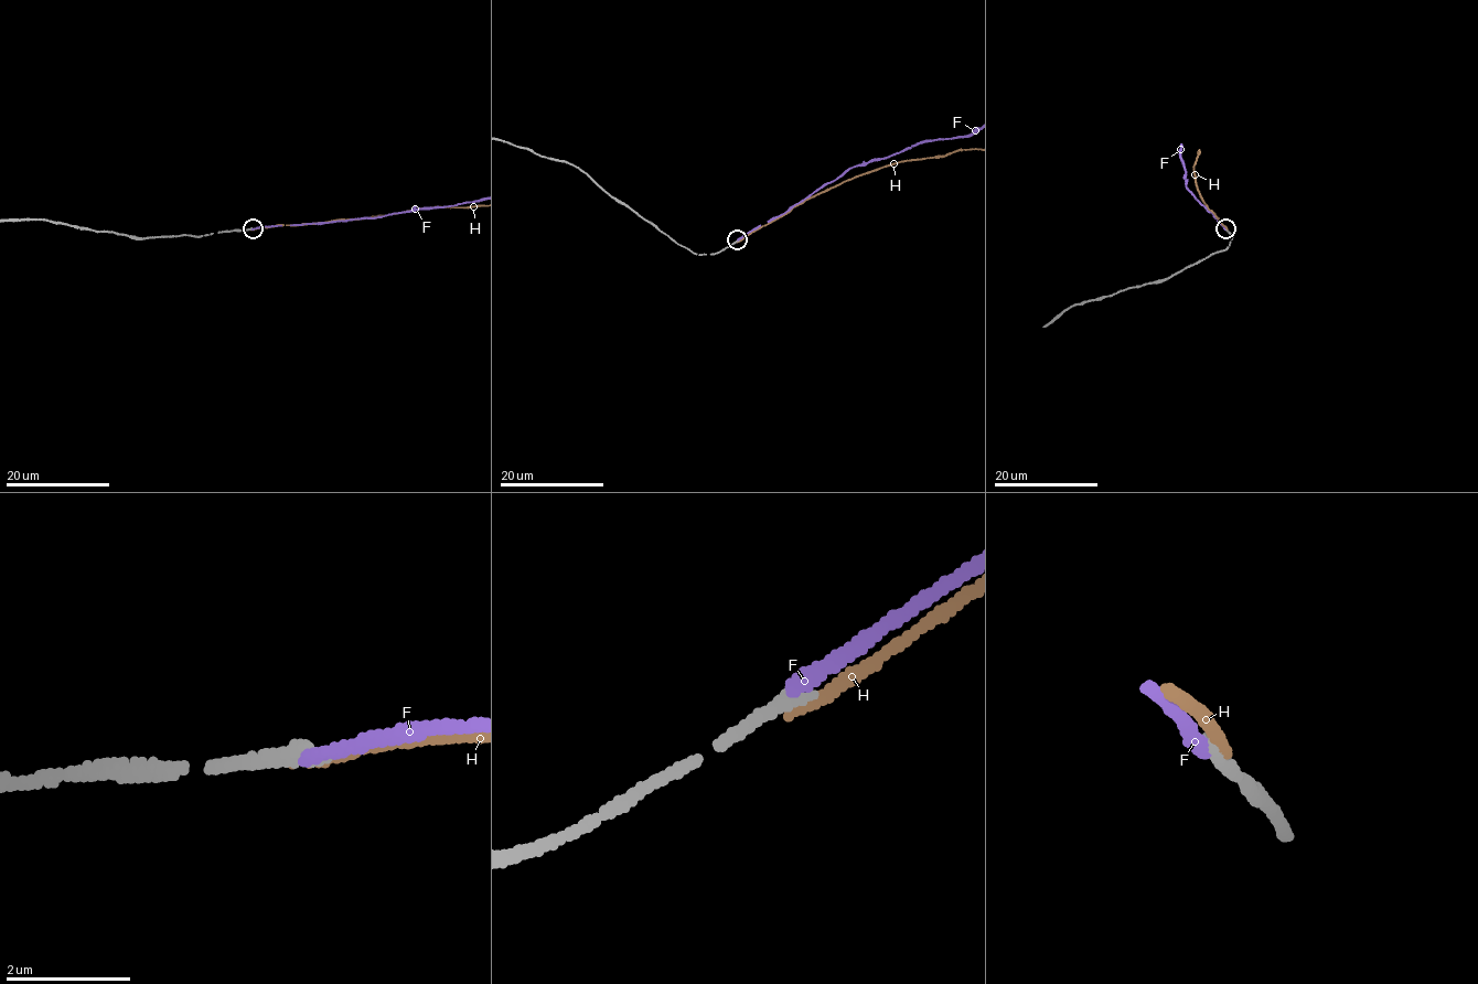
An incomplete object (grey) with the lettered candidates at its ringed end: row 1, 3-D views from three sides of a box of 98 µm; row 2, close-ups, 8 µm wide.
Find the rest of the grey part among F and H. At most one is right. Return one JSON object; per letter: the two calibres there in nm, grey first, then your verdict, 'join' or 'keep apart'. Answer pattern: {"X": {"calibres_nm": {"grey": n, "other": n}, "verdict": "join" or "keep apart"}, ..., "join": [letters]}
{"F": {"calibres_nm": {"grey": 260, "other": 200}, "verdict": "keep apart"}, "H": {"calibres_nm": {"grey": 260, "other": 190}, "verdict": "keep apart"}, "join": []}

